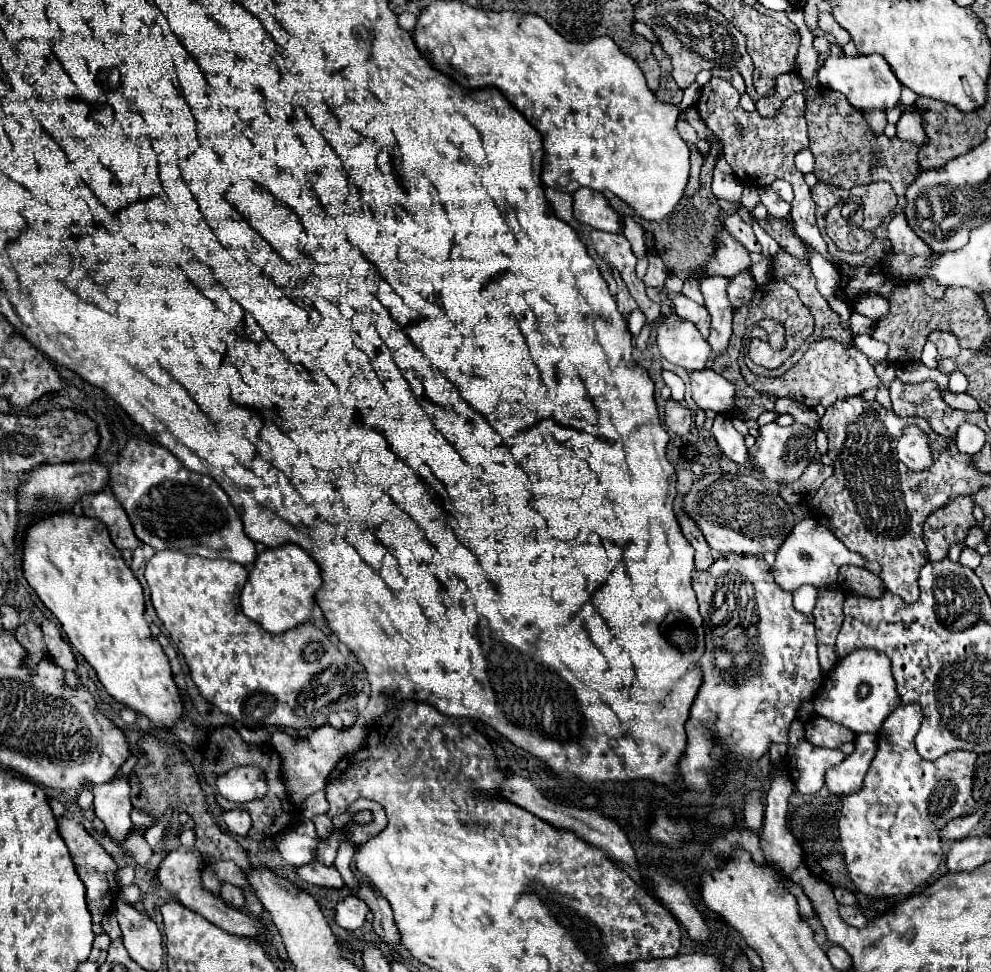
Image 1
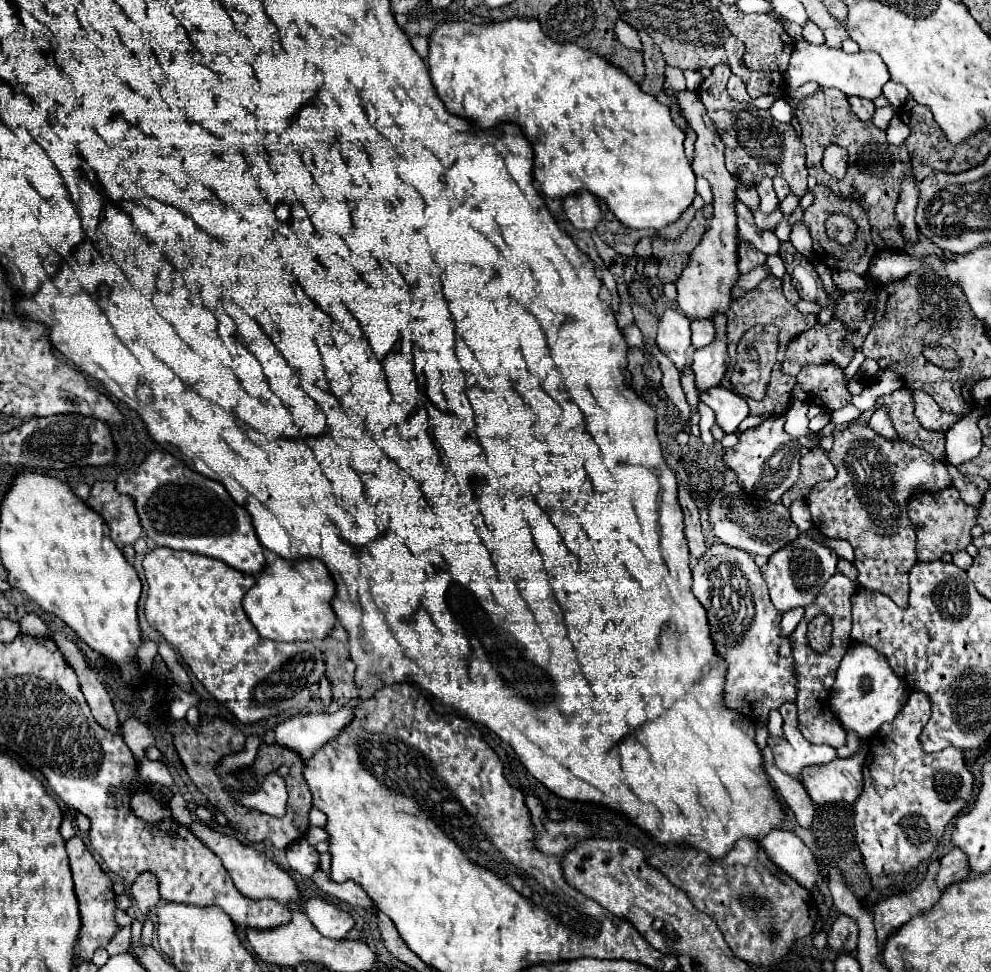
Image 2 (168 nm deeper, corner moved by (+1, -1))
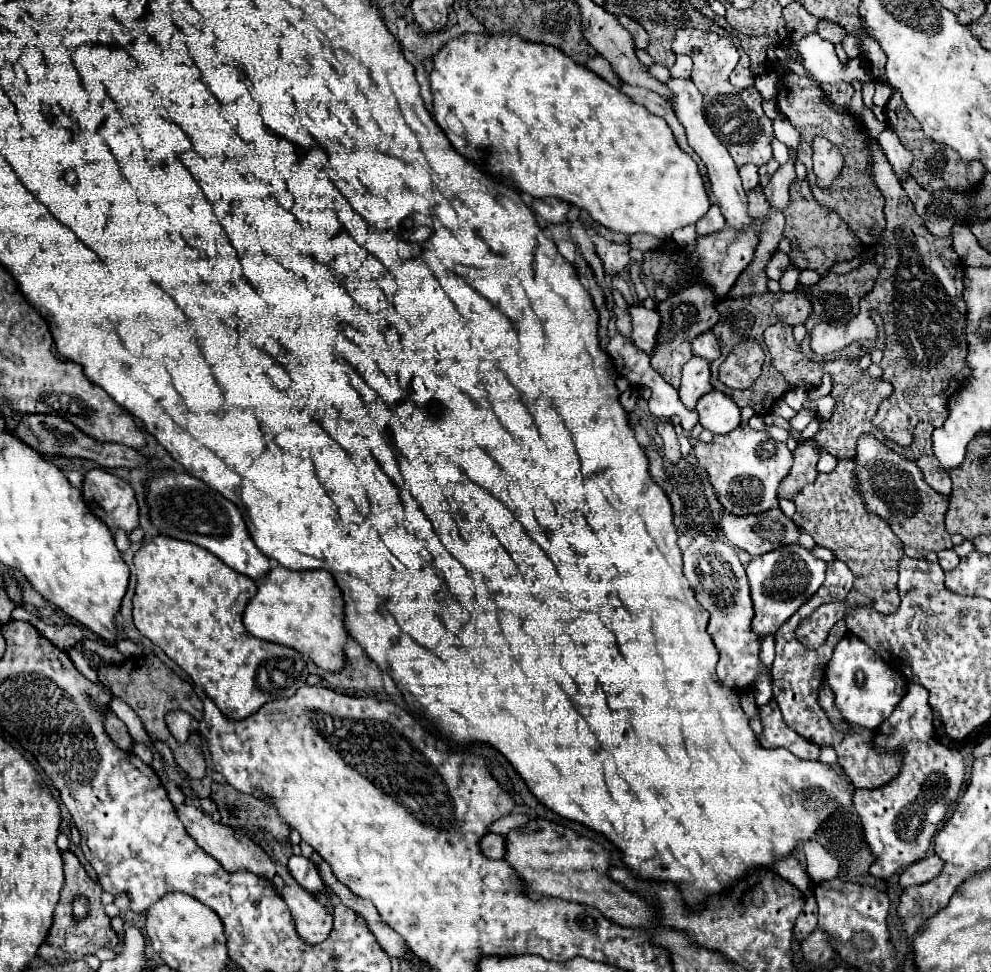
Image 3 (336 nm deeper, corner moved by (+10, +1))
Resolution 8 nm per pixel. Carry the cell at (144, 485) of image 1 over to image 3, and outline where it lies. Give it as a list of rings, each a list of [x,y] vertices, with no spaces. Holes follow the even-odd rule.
[[[175,471],[157,473],[147,483],[147,503],[151,521],[163,535],[195,543],[217,555],[225,565],[229,565],[237,573],[243,573],[255,581],[263,579],[269,573],[271,563],[253,543],[241,511],[221,493],[205,485],[201,479]]]

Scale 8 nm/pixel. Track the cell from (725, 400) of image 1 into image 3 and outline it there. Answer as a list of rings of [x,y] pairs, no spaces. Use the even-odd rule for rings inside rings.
[[[711,391],[703,395],[697,403],[699,423],[711,433],[729,433],[739,427],[741,411],[739,407],[721,391]]]

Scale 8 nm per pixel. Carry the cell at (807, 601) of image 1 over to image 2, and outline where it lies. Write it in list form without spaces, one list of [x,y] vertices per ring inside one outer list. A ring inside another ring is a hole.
[[[790,609],[788,613],[784,613],[782,615],[782,633],[784,635],[788,635],[788,633],[792,633],[794,629],[796,629],[796,625],[800,623],[800,619],[804,617],[804,609]]]

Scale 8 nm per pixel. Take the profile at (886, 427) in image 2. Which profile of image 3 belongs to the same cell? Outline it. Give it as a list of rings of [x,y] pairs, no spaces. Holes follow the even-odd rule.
[[[863,435],[857,441],[855,455],[857,491],[865,501],[869,513],[879,515],[891,527],[891,531],[903,541],[903,549],[909,557],[923,559],[929,551],[953,549],[951,535],[945,529],[945,511],[949,507],[949,497],[933,491],[921,475],[921,469],[891,451],[887,445],[871,435]]]

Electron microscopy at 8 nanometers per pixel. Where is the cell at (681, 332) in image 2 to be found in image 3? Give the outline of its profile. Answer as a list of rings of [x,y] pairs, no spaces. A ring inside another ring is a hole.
[[[631,305],[627,307],[629,315],[631,315],[631,341],[637,349],[651,353],[655,347],[655,337],[659,331],[659,315],[657,311],[649,311],[643,305]]]

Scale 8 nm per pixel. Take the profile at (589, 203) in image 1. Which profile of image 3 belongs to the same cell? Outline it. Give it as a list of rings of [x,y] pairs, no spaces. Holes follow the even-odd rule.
[[[547,197],[547,199],[533,199],[531,209],[547,223],[563,223],[565,215],[569,211],[569,203],[555,199],[555,197]]]

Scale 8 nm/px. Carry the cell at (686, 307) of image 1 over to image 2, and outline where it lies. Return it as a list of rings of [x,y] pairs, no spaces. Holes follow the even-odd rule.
[[[692,321],[692,345],[694,349],[700,349],[708,345],[714,339],[714,327],[712,321]]]

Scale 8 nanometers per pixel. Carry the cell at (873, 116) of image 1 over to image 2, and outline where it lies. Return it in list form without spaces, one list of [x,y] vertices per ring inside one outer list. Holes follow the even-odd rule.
[[[848,97],[848,101],[850,101],[850,107],[856,113],[856,117],[860,117],[862,121],[872,121],[872,115],[876,111],[872,101],[866,101],[866,99],[860,99],[860,97]]]

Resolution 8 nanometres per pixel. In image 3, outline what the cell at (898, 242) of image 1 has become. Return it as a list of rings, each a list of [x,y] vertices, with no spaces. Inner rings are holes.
[[[885,127],[885,131],[879,135],[877,141],[881,143],[881,147],[883,147],[883,151],[885,151],[885,155],[887,155],[889,163],[891,163],[895,175],[897,175],[897,179],[905,179],[909,175],[909,167],[911,167],[911,161],[913,161],[911,151],[907,151],[901,145],[899,137],[889,127]]]

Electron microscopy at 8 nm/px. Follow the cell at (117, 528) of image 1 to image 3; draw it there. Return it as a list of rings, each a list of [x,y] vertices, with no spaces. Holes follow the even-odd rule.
[[[95,467],[85,475],[81,491],[83,491],[83,499],[85,499],[87,507],[93,511],[93,515],[97,515],[111,529],[125,529],[127,533],[131,533],[139,525],[139,505],[135,499],[135,491],[121,477],[111,475],[101,467]]]

